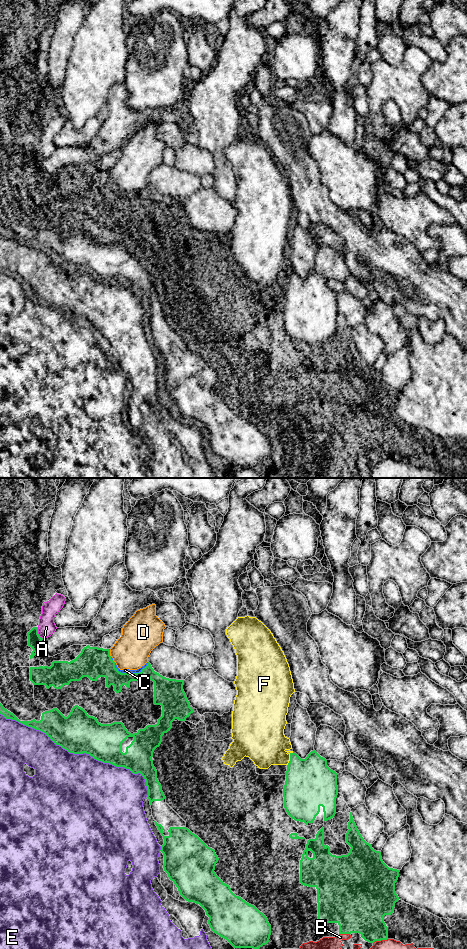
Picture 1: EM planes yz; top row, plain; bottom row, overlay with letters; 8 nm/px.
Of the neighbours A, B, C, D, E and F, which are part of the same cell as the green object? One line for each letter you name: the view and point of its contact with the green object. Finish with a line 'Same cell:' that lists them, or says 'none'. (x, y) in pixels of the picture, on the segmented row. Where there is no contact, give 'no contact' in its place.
Same cell: none

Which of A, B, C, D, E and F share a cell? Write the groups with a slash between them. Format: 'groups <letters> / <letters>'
groups A / B / C D / E / F

